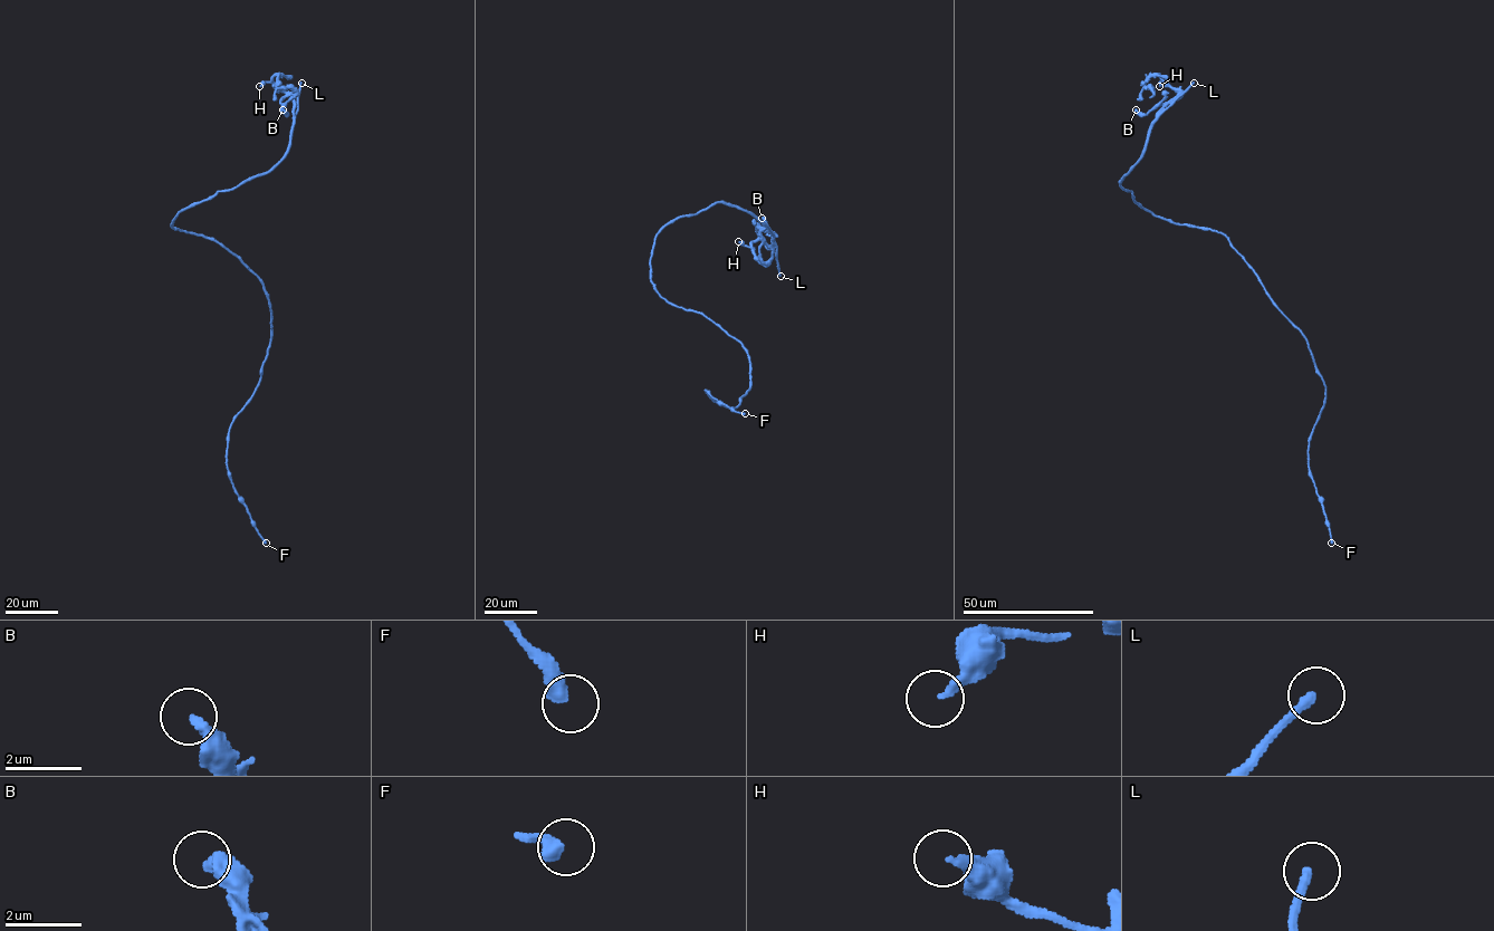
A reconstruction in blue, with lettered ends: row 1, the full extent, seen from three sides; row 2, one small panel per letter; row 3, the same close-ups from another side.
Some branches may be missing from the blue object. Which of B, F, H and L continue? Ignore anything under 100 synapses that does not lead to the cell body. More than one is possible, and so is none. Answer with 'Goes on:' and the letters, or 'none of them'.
Goes on: L

